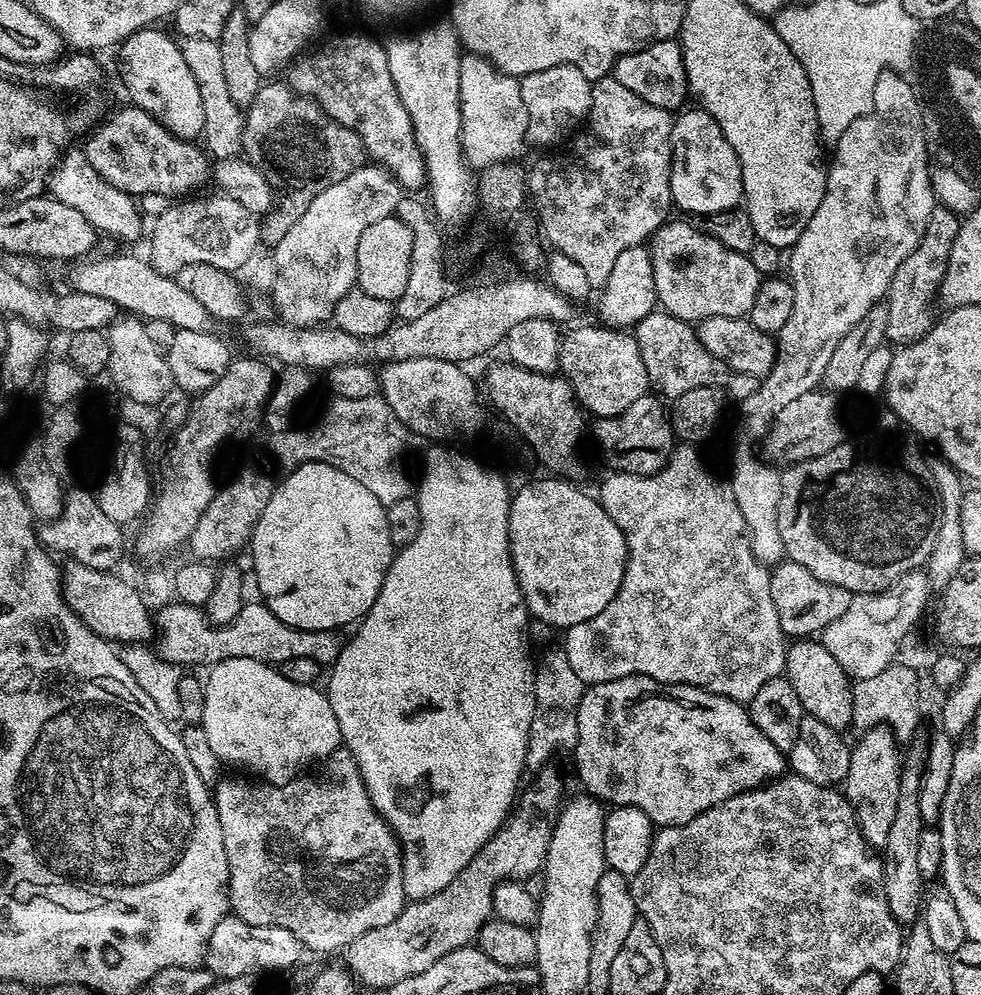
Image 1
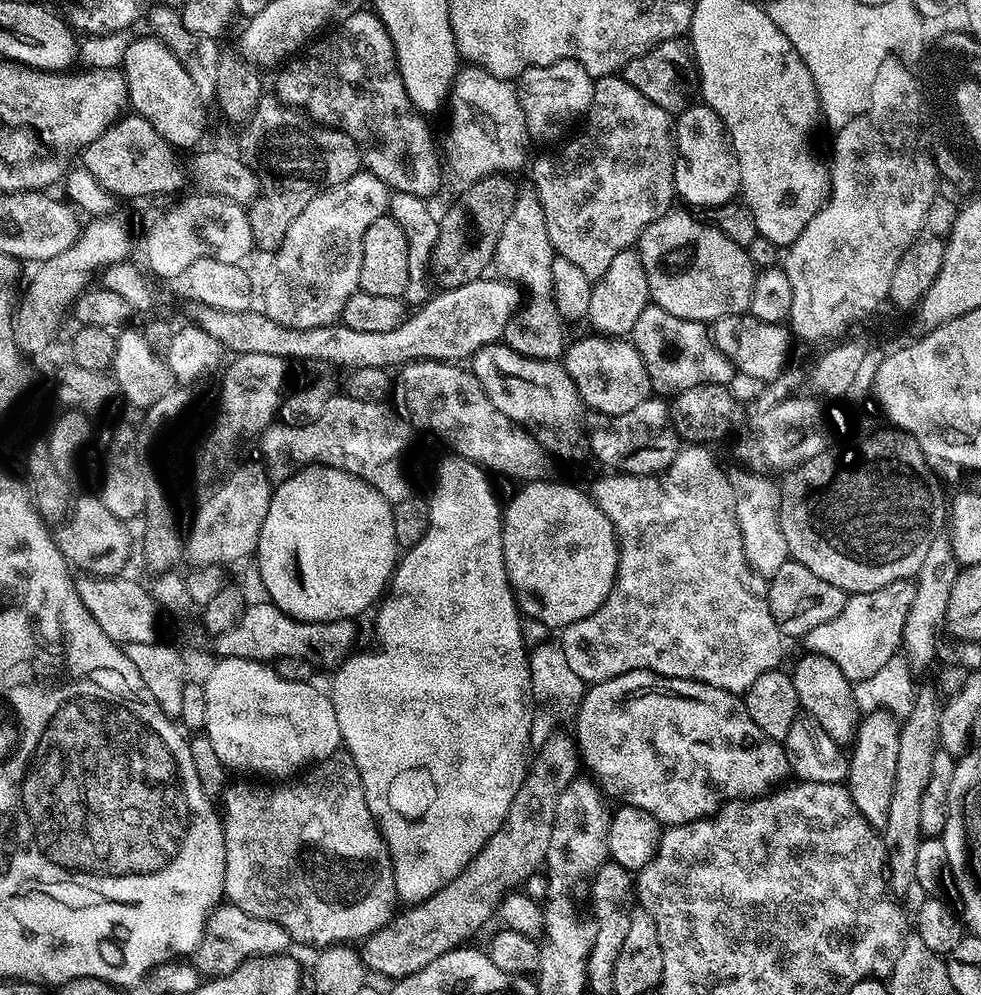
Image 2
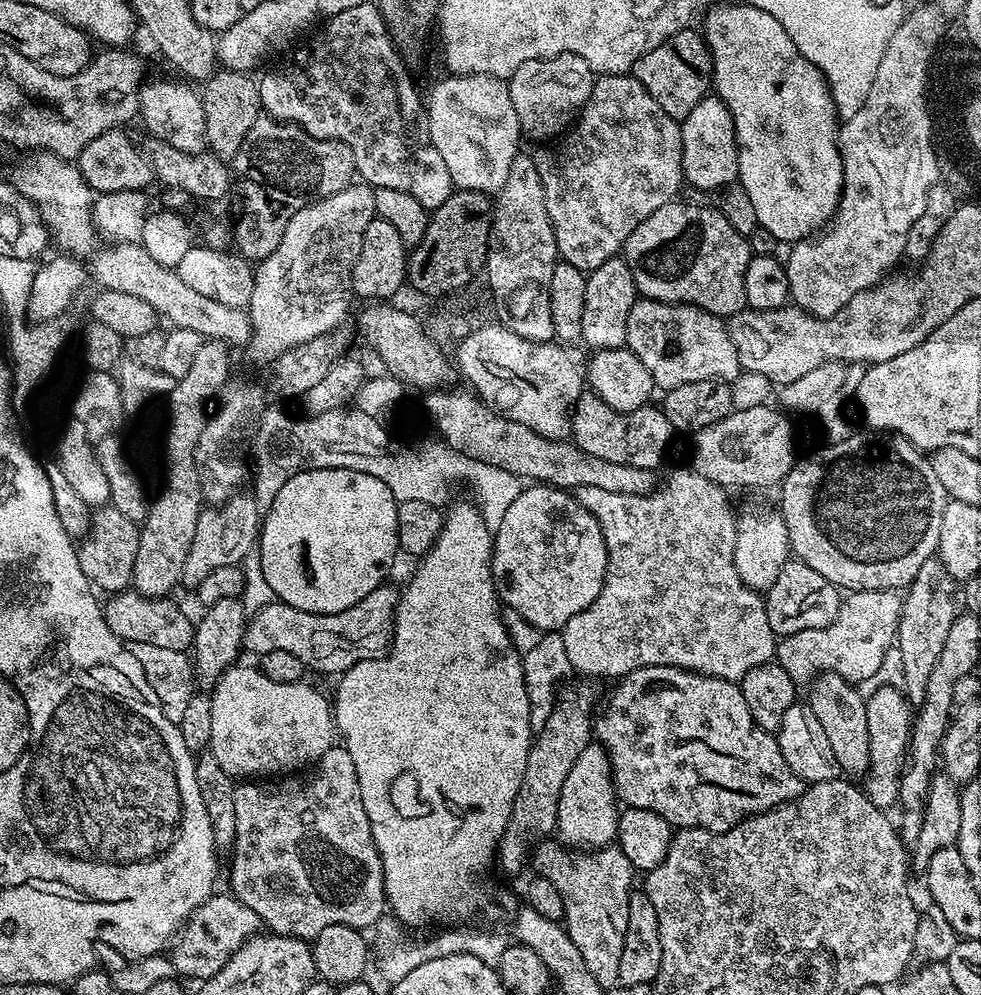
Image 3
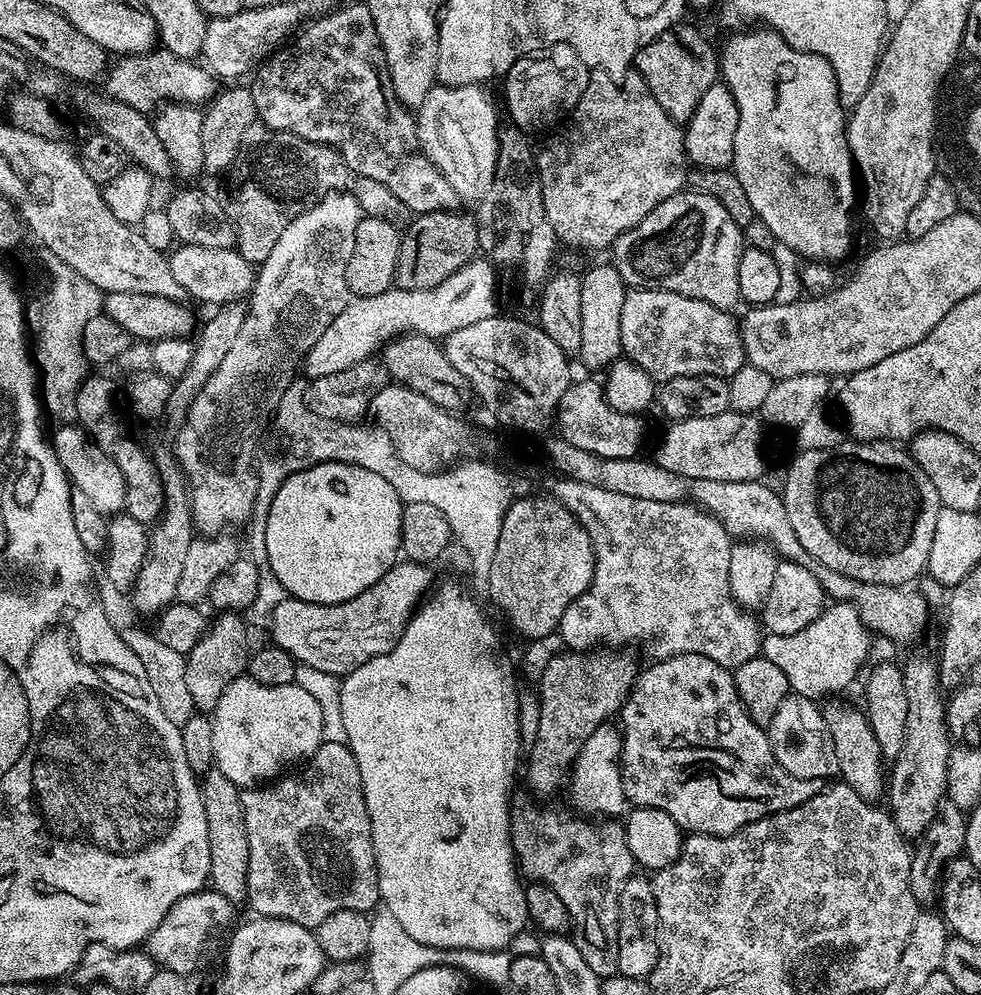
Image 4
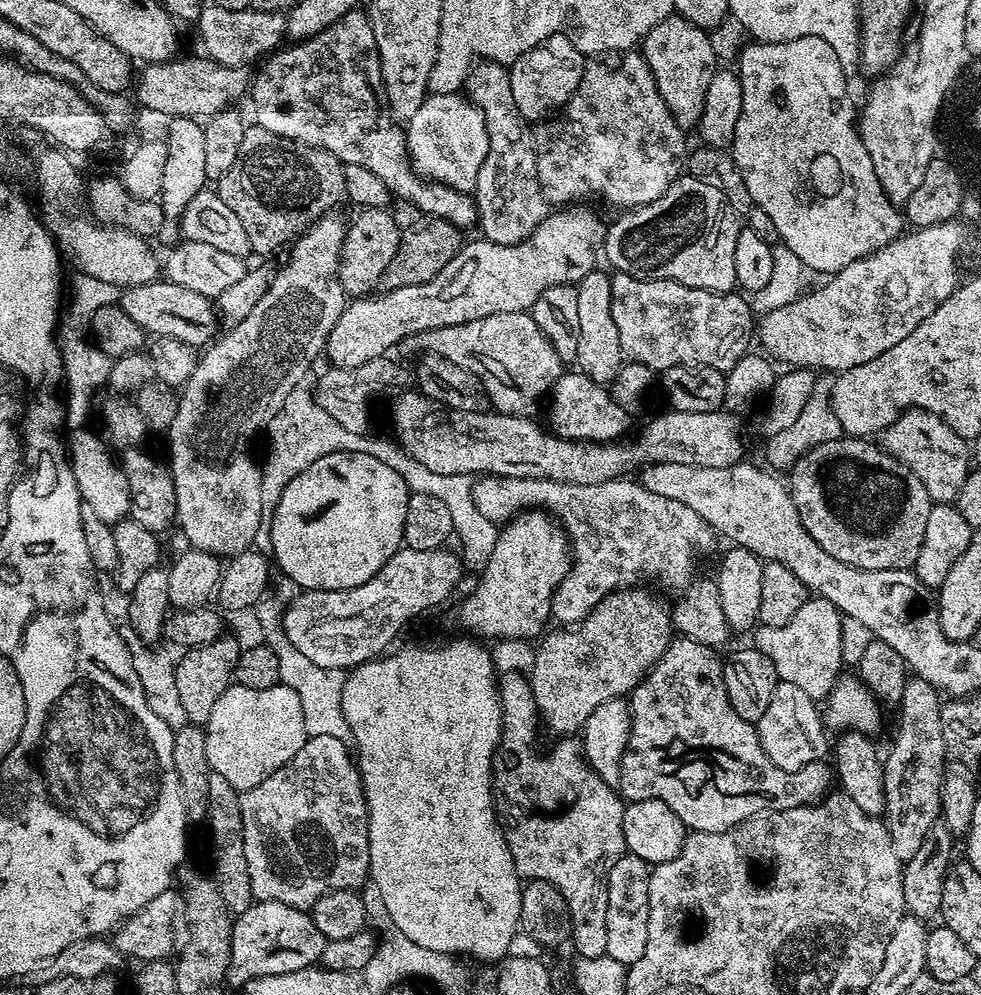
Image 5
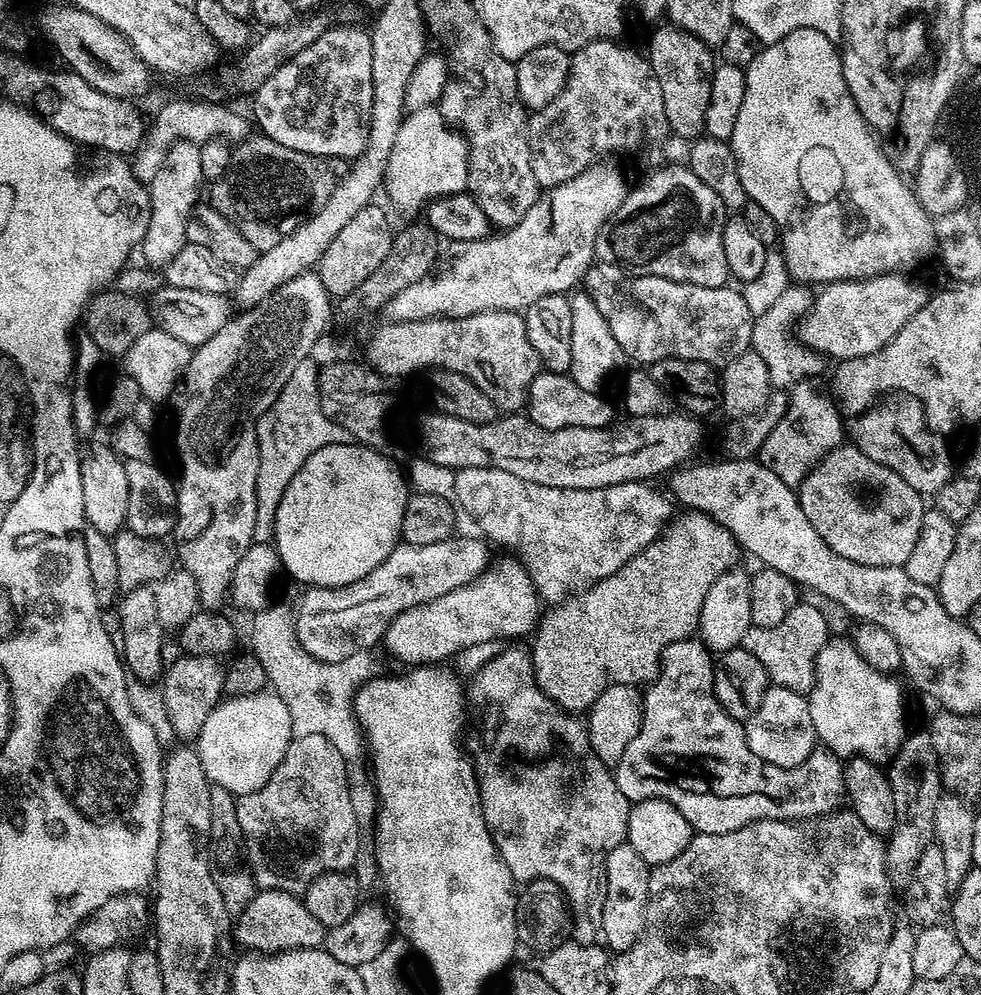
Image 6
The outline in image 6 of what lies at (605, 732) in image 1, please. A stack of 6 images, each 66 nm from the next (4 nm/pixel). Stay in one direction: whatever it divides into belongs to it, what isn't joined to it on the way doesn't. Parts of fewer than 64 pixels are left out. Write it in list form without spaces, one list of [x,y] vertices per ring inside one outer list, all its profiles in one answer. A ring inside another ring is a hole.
[[[689,638],[678,642],[670,642],[670,646],[666,646],[660,672],[656,675],[655,680],[647,685],[646,691],[643,693],[644,717],[640,723],[638,734],[634,738],[634,742],[630,742],[630,746],[626,746],[626,754],[622,754],[620,761],[614,765],[614,775],[618,782],[618,788],[622,790],[625,798],[630,802],[638,800],[665,800],[670,802],[670,806],[677,808],[682,814],[682,818],[686,818],[686,822],[690,822],[693,830],[697,833],[705,832],[706,834],[726,834],[747,824],[753,824],[755,820],[813,820],[816,816],[826,816],[830,812],[837,811],[845,803],[844,764],[841,757],[834,755],[829,748],[817,746],[810,754],[810,758],[806,758],[806,762],[802,762],[796,768],[783,768],[782,766],[774,766],[770,762],[762,762],[762,758],[758,758],[758,754],[754,754],[754,750],[748,748],[748,743],[744,737],[743,723],[730,718],[730,714],[726,714],[726,710],[722,710],[722,706],[712,689],[713,686],[714,656],[702,639]]]

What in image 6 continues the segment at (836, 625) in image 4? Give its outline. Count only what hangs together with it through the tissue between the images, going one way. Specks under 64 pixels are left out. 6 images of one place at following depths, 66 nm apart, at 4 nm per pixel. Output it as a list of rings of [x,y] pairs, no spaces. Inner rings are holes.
[[[798,602],[790,614],[778,622],[778,626],[752,626],[745,634],[742,646],[754,654],[762,666],[766,666],[766,674],[775,687],[807,694],[812,691],[816,681],[816,659],[829,640],[827,618],[814,605]]]

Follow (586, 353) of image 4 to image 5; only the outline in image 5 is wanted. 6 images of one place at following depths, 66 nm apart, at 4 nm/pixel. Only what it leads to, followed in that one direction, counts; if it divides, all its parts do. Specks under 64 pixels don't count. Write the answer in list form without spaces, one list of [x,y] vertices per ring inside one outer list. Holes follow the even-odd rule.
[[[597,270],[586,274],[575,285],[578,294],[578,322],[574,325],[578,338],[578,354],[575,367],[594,382],[608,386],[616,379],[622,363],[622,353],[618,342],[618,326],[612,317],[612,281],[609,273]]]

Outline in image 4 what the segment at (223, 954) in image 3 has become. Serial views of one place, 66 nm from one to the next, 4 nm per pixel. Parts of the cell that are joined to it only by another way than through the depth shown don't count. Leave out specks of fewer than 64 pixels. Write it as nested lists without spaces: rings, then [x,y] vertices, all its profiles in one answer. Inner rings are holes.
[[[201,890],[182,898],[158,922],[158,926],[146,941],[146,951],[153,957],[157,965],[166,970],[174,970],[174,974],[191,977],[204,964],[204,955],[212,944],[216,932],[220,932],[232,920],[234,905],[222,894],[211,890]]]

